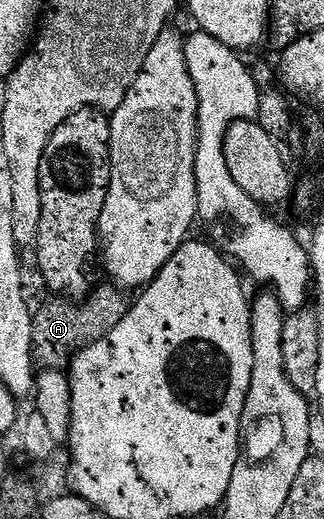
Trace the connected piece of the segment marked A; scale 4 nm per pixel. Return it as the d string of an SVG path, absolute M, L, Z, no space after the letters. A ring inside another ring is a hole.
M98 284L80 304L60 295L50 296L50 301L33 313L33 352L42 366L68 366L78 351L103 339L129 314L130 298L125 298L126 294L116 284L108 284Z

